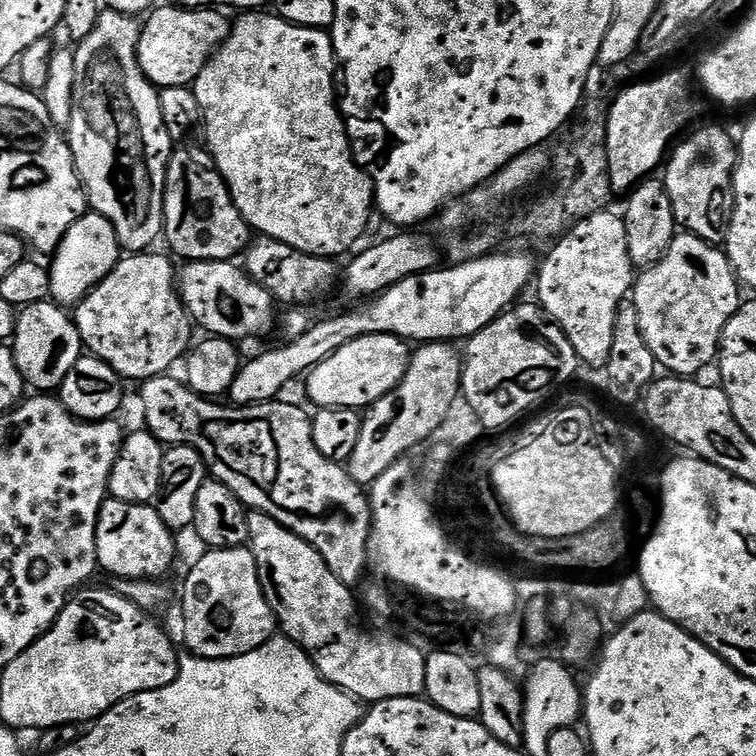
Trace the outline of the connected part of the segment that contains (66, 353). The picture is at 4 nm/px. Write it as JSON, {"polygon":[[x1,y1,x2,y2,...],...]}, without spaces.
{"polygon":[[45,302,19,309,16,317,16,331,12,333,10,347,18,370,24,376,25,385,40,394,48,394,59,389,66,374,74,370,74,364,82,355,75,319,64,312,67,311,61,305]]}

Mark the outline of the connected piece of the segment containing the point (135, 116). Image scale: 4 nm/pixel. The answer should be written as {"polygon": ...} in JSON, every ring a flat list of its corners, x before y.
{"polygon":[[104,10,99,13,97,24,86,38,75,45,76,54,76,81,74,82,74,94,72,95,72,117,66,129,68,145,72,151,72,156,76,159,76,172,80,175,80,182,85,192,88,194,88,202,91,211,108,219,117,234,117,240,121,249,132,254,140,254,157,239,161,239,164,231,164,183,168,173,168,163,174,151,174,137,168,133,166,122,162,118,162,106,160,105,160,92,156,85,151,84,138,62,138,42,140,41,140,30,142,24,135,16,127,16,121,12]]}

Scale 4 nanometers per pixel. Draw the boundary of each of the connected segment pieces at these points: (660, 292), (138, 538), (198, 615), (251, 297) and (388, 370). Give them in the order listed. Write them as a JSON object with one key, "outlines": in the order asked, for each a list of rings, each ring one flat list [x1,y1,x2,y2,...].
{"outlines":[[[681,231,670,242,670,250,659,262,645,268,635,277,630,298,638,310,638,326,646,346,654,354,657,365,665,373,674,376,695,377,708,363,717,359,720,351,720,338,724,334,726,322,742,303,742,285,736,279,736,272,728,260,723,247,708,244,693,232]],[[105,499,96,527,96,563,122,580,160,580,176,560,177,537,152,504]],[[251,547,213,548,205,551,205,553,205,556,189,570,188,577,184,580,184,640,188,643,187,651,191,655,199,656,201,660,225,660,226,658,234,658,235,656,246,654,255,648,260,648,267,640,272,639,278,625,275,616,272,614,272,608,268,604,268,599,264,597,264,591,260,585,260,571,256,565,256,559]],[[194,260,183,265,178,272,178,291,184,302,184,309,197,325,205,328,205,333,212,336,221,336,223,340,241,342,251,336,264,336,272,327,277,327,278,312,276,316,277,301,264,289,261,284,256,284,248,277,239,263,226,260]],[[374,334,354,342,346,342,342,350,334,350,317,368,307,373,308,396,321,408,355,408,367,410,402,382,408,369,410,348,397,336]]]}

